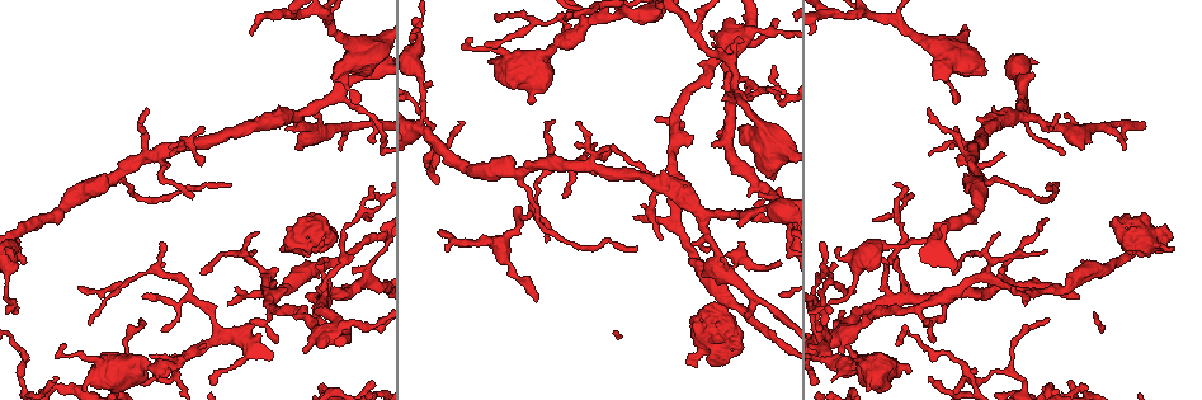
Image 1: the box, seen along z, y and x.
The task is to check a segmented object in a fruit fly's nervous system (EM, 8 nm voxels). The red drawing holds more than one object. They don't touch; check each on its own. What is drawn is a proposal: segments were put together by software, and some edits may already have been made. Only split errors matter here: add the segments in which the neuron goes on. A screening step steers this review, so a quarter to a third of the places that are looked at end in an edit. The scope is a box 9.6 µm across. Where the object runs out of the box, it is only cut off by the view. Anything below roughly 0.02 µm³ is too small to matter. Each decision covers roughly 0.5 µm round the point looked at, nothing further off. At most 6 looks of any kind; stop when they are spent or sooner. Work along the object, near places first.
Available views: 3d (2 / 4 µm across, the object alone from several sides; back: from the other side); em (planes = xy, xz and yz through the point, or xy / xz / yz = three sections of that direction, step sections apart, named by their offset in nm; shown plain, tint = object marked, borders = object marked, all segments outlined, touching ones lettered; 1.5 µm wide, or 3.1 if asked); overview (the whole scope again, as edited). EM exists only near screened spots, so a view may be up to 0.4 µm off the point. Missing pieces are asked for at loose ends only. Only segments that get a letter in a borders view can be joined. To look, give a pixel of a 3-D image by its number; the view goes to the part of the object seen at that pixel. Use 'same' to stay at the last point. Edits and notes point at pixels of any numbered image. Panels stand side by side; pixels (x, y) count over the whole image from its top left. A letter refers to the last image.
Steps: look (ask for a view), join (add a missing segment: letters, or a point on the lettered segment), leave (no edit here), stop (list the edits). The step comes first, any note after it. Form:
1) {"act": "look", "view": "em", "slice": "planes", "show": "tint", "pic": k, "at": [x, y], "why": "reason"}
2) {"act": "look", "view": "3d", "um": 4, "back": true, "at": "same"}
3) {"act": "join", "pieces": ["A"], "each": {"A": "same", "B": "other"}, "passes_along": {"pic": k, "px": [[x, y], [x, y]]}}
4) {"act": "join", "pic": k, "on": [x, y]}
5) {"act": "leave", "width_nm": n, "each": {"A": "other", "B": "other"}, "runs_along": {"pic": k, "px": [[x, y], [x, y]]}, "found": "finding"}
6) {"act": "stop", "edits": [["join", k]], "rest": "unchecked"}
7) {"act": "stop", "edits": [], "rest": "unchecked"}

{"act": "look", "view": "em", "slice": "planes", "show": "tint", "pic": 1, "at": [159, 244], "why": "branch stops here"}

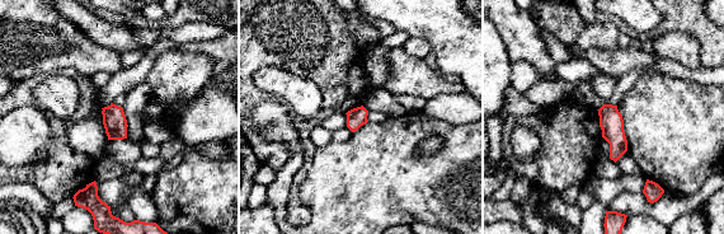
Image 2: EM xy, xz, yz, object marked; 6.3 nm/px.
{"act": "look", "view": "em", "slice": "planes", "show": "borders", "at": "same", "why": "what lies round it"}

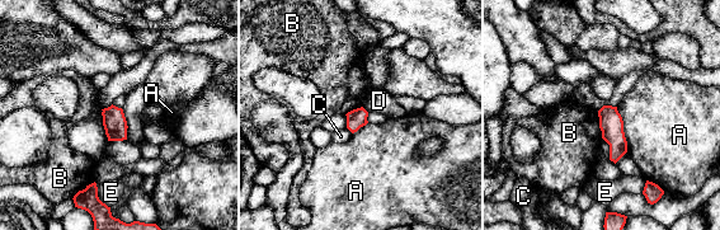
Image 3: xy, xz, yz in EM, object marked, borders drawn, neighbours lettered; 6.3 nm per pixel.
{"act": "leave", "longest_contact_nm": ["A", 300], "each": {"A": "other", "B": "other", "C": "other", "D": "other", "E": "other"}, "found": "no lettered segment goes on from it"}

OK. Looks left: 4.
{"act": "look", "view": "3d", "um": 4, "back": true, "pic": 1, "at": [23, 262]}

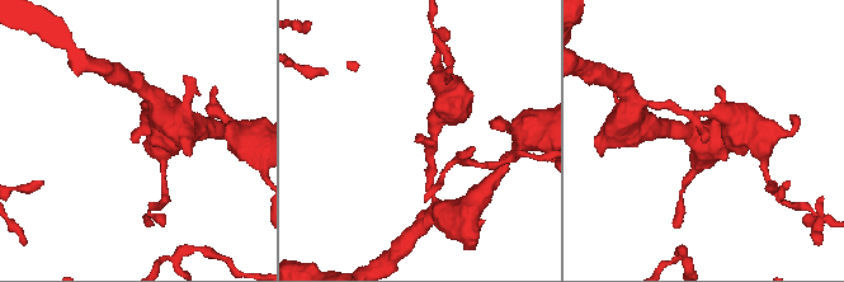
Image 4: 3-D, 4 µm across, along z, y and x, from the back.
{"act": "look", "view": "em", "slice": "planes", "show": "borders", "pic": 4, "at": [707, 141], "why": "shape alone is not enough"}

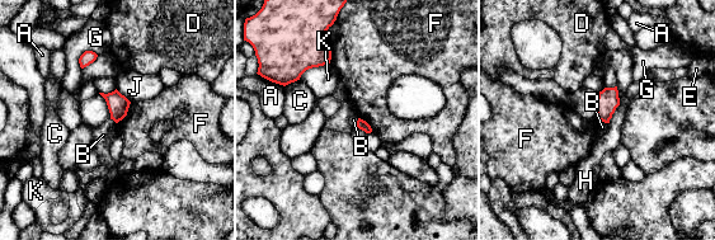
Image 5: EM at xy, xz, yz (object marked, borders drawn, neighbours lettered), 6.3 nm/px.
{"act": "leave", "each": {"A": "other", "B": "other", "C": "other", "D": "other", "E": "other", "F": "other", "G": "other", "H": "other", "J": "other", "K": "other"}, "border": {"pic": 5, "px": [[597, 120], [607, 123]]}, "found": "none of them fits"}

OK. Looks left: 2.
{"act": "stop", "edits": [], "rest": "unchecked"}

